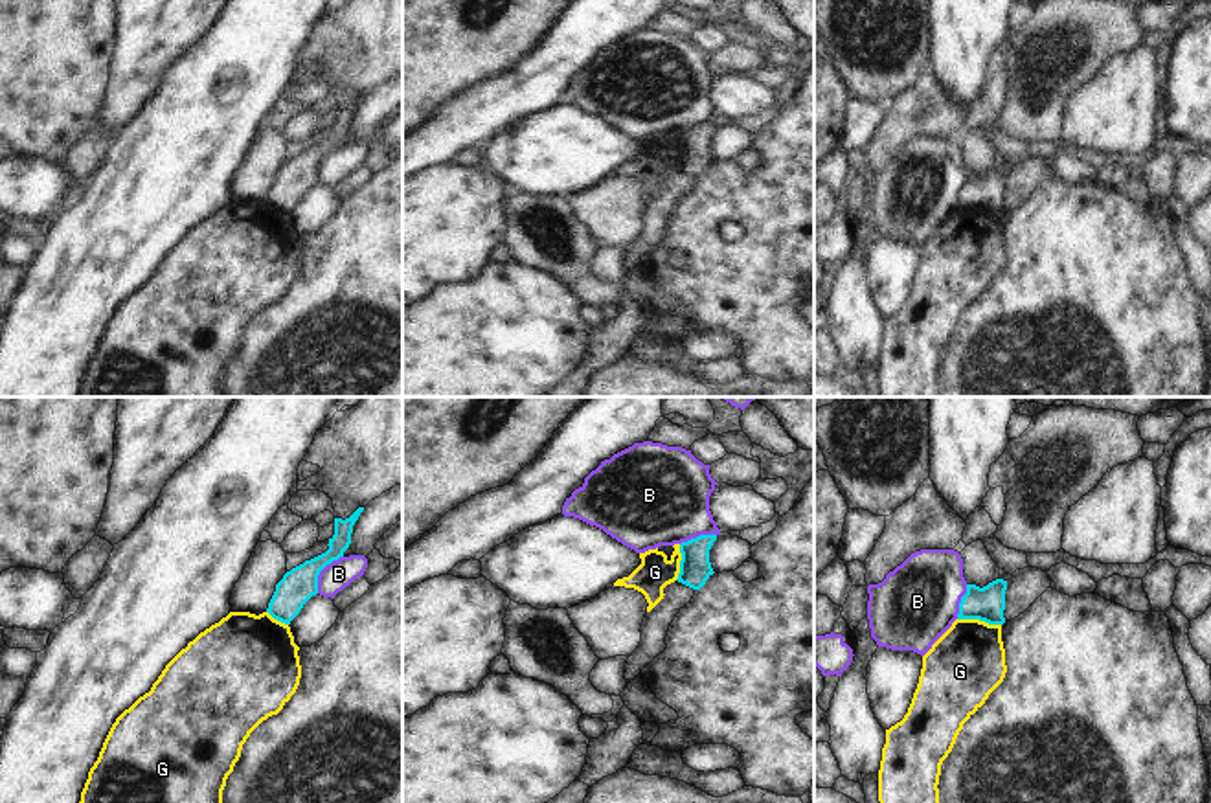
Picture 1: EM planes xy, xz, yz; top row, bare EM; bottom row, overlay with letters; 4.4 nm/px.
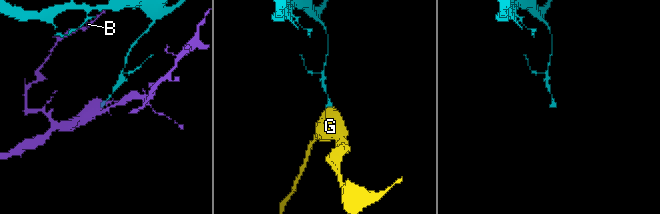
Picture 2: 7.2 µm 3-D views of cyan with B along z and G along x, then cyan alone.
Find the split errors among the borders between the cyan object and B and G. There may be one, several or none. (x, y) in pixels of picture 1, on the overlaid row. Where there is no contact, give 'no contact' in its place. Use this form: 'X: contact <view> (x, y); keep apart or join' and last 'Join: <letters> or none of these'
B: contact xy (320, 570); keep apart
G: contact yz (980, 620); keep apart
Join: none of these

